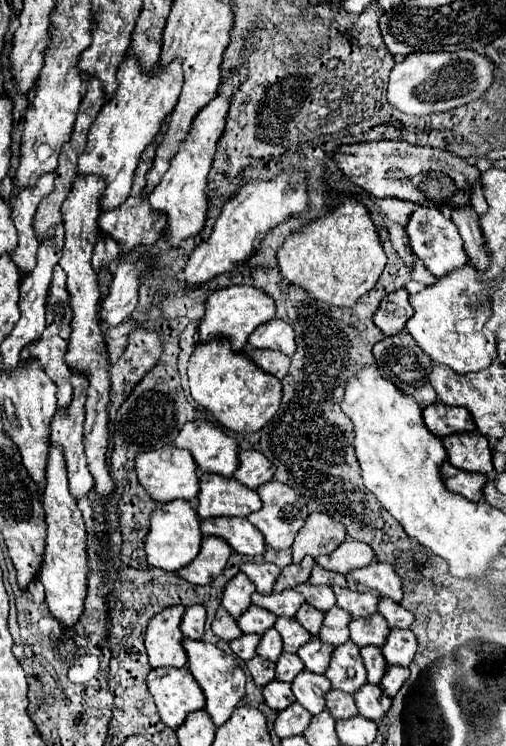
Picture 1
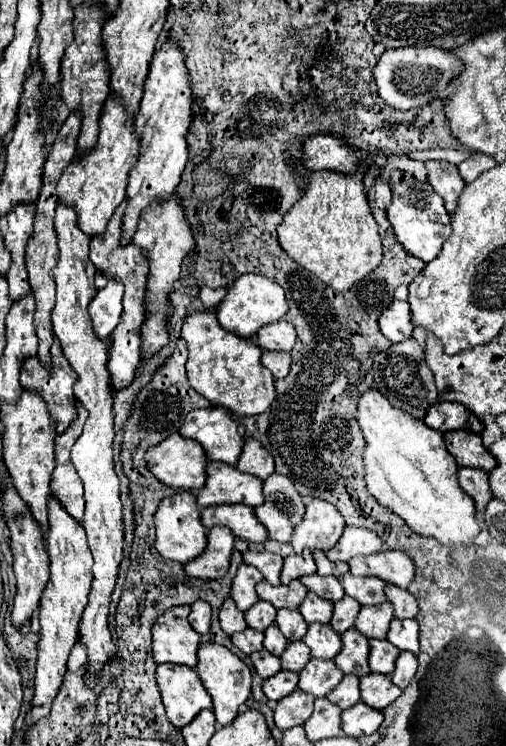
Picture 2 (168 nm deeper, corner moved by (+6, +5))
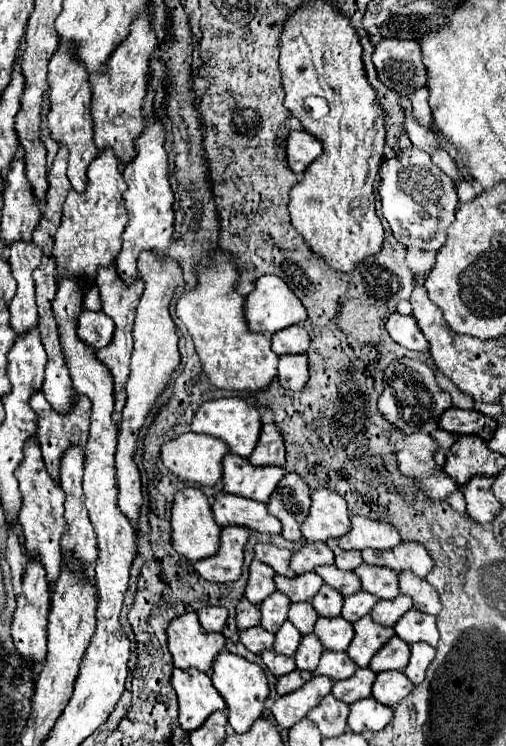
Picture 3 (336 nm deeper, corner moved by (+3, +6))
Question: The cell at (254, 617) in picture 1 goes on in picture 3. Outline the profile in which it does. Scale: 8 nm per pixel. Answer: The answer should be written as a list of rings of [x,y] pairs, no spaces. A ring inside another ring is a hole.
[[[274,592],[270,594],[262,604],[260,604],[260,612],[262,612],[262,620],[260,624],[268,630],[268,632],[278,632],[278,628],[286,622],[288,618],[288,608],[290,608],[290,600],[288,596],[282,596],[282,592]]]

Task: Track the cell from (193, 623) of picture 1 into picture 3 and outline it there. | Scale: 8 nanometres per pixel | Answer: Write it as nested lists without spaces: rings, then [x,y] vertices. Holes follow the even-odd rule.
[[[204,606],[198,610],[198,618],[200,618],[200,624],[204,626],[204,630],[222,632],[226,626],[228,610],[222,606]]]

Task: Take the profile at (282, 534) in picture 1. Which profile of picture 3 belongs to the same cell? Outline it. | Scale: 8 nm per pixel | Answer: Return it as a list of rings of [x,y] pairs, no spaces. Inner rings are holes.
[[[294,472],[286,474],[270,496],[268,512],[282,522],[282,536],[290,542],[302,542],[300,526],[310,510],[310,488]]]

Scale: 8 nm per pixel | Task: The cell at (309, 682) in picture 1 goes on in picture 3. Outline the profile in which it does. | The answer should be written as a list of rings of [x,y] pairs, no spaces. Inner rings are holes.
[[[326,650],[320,658],[318,668],[314,670],[314,674],[324,674],[330,676],[334,682],[336,680],[344,680],[348,676],[352,676],[356,672],[356,662],[346,654],[346,652],[332,652]]]

